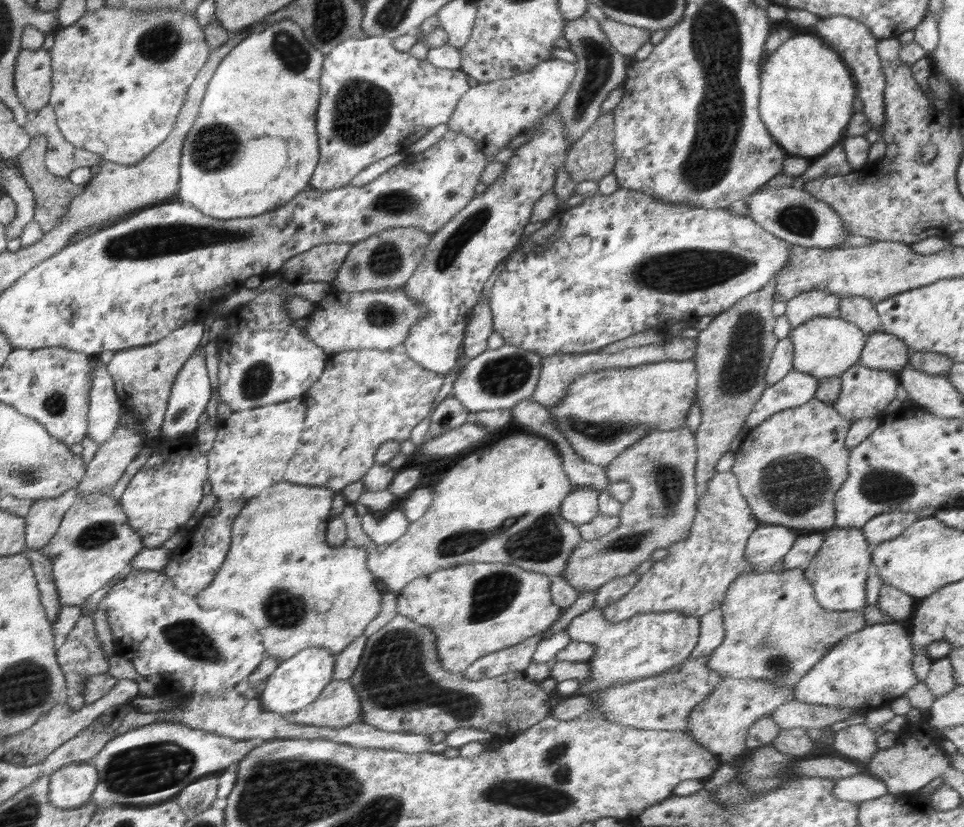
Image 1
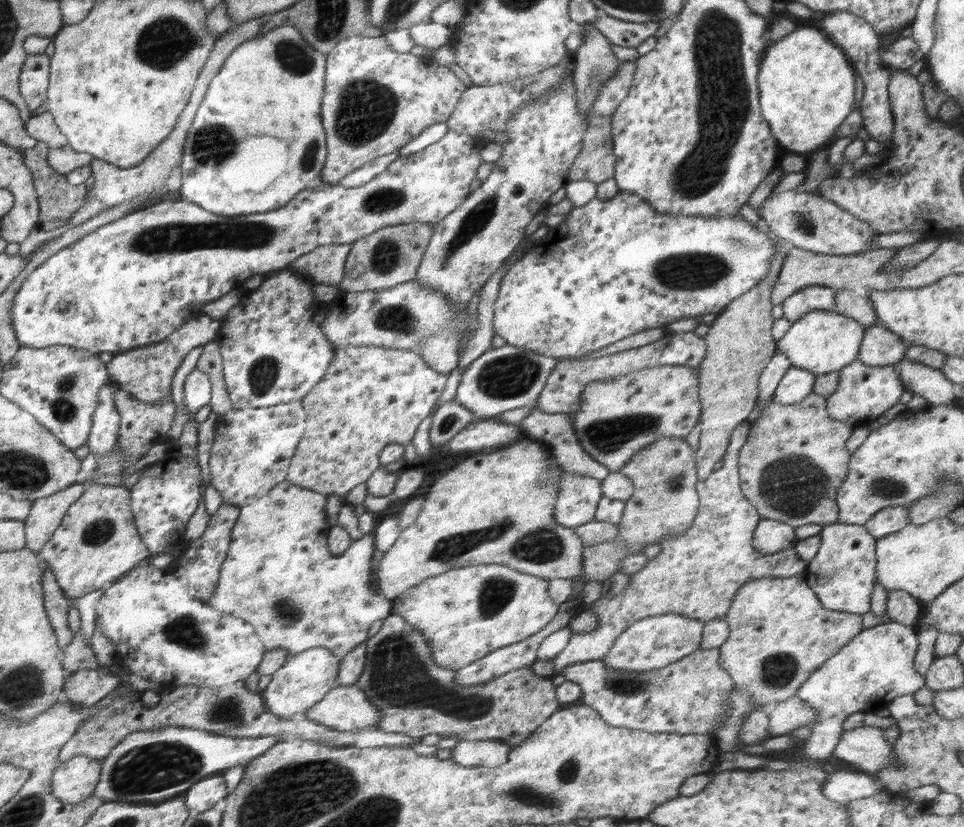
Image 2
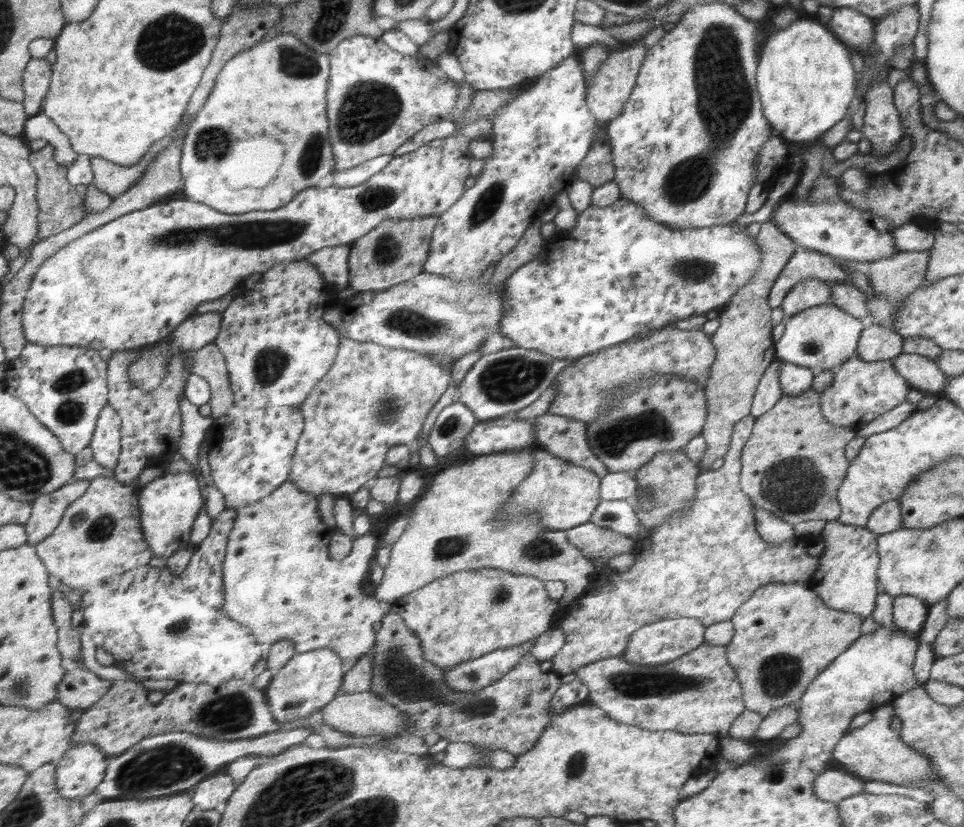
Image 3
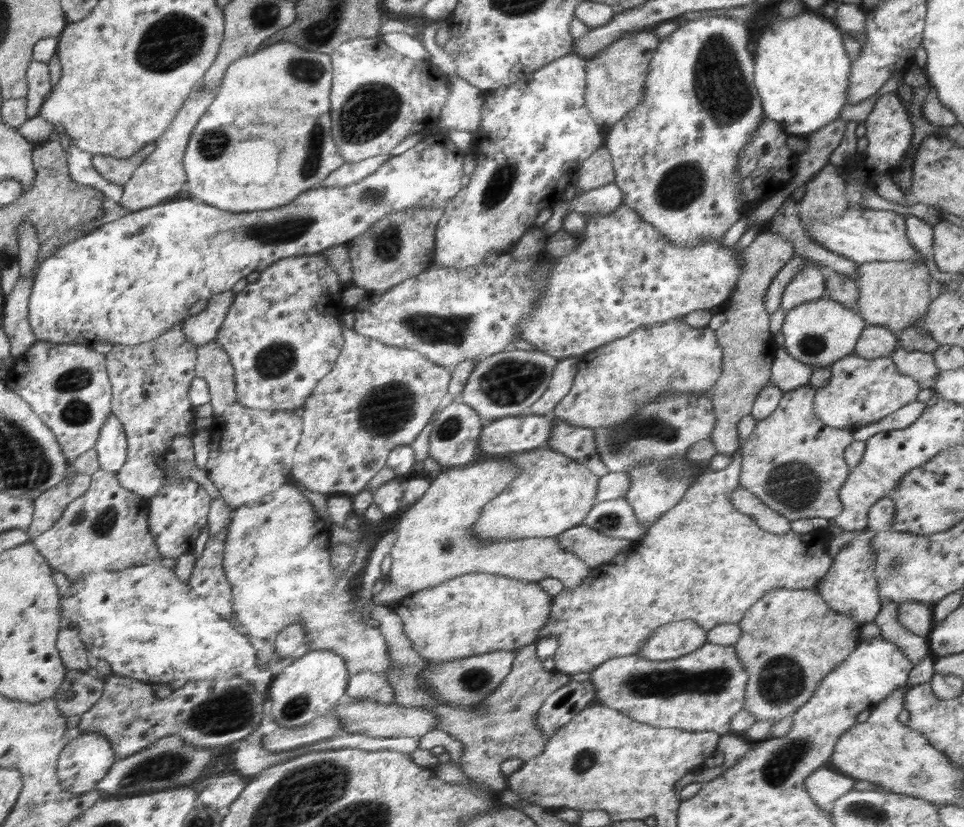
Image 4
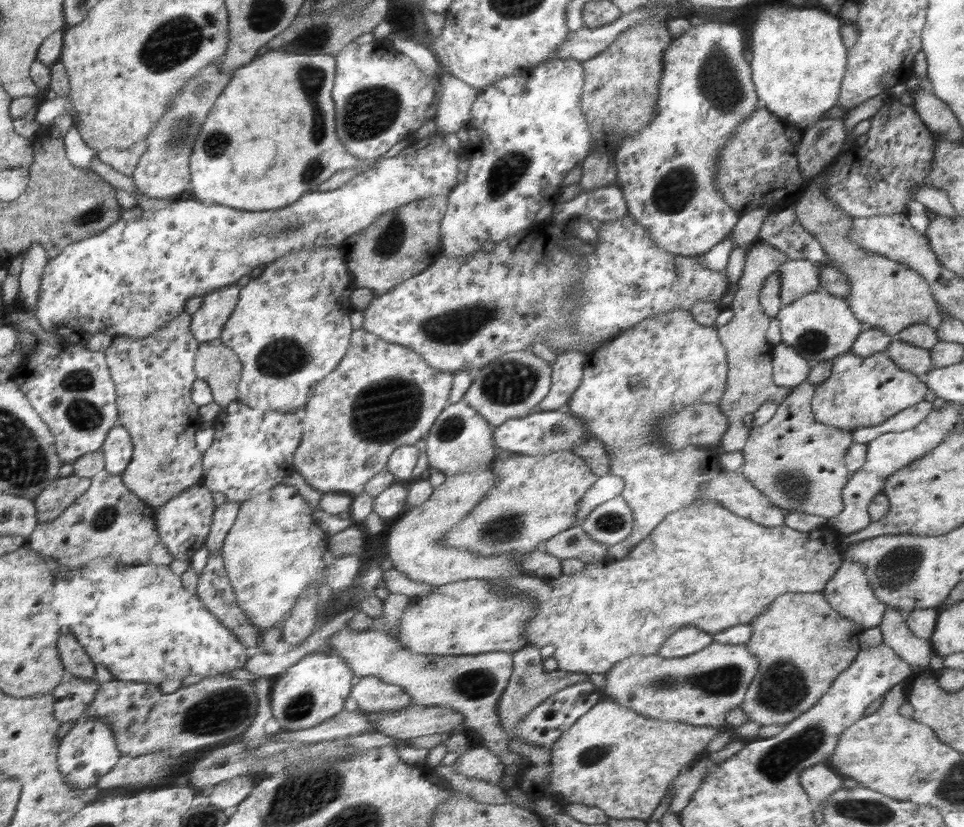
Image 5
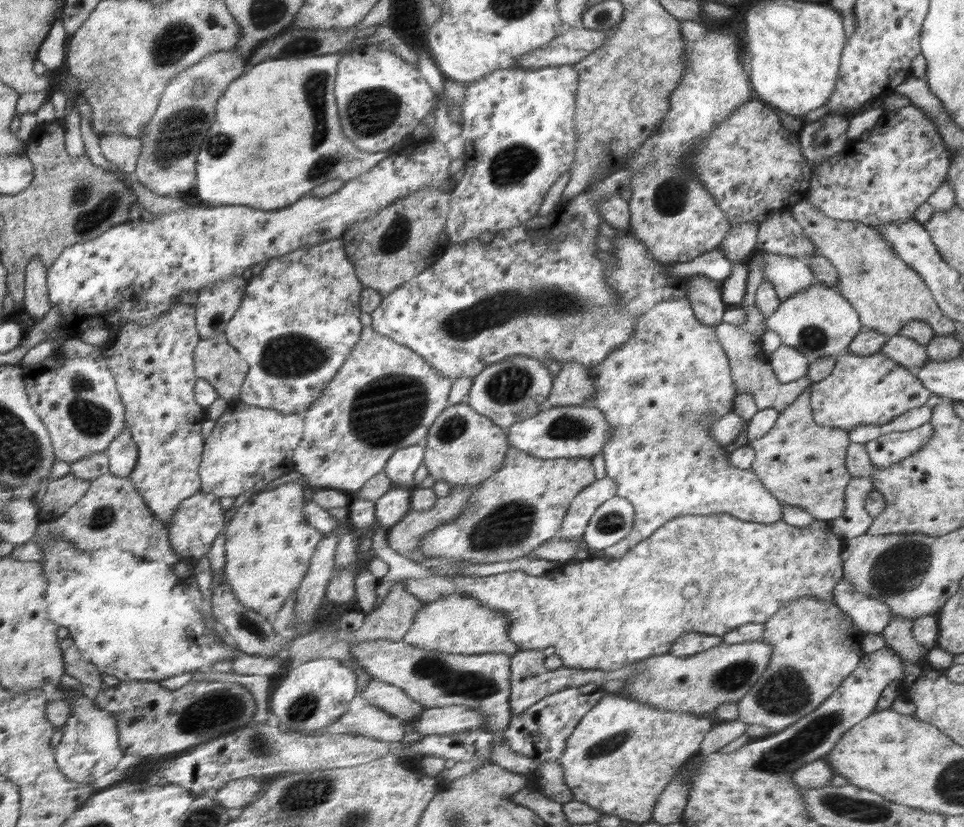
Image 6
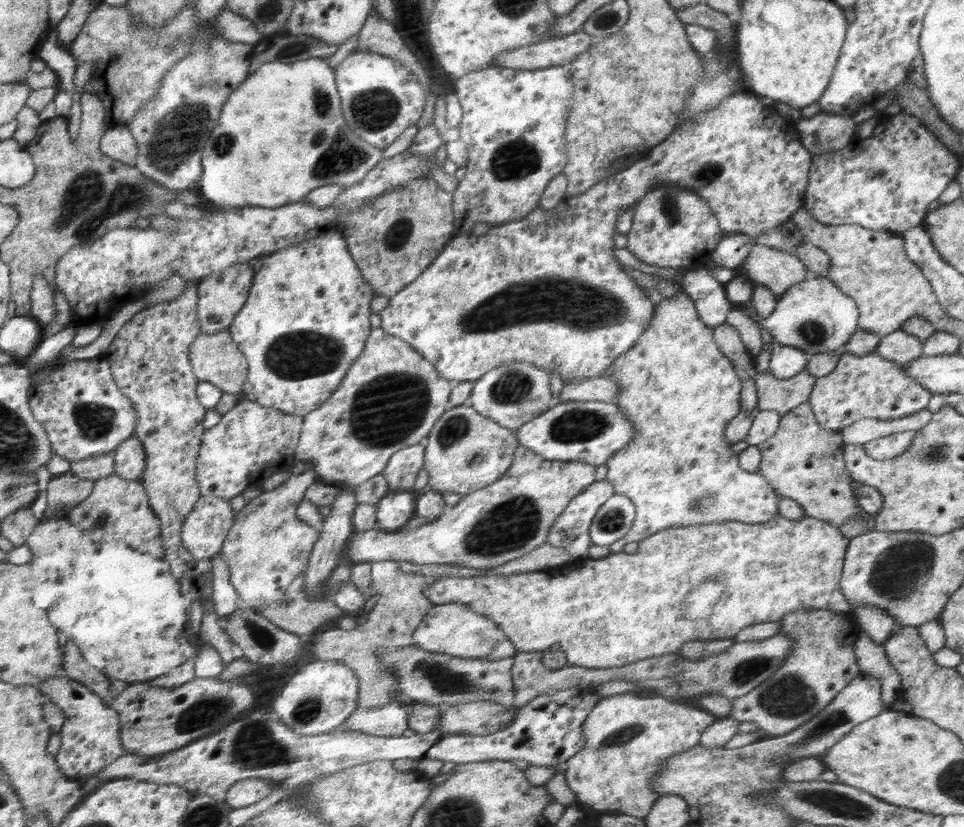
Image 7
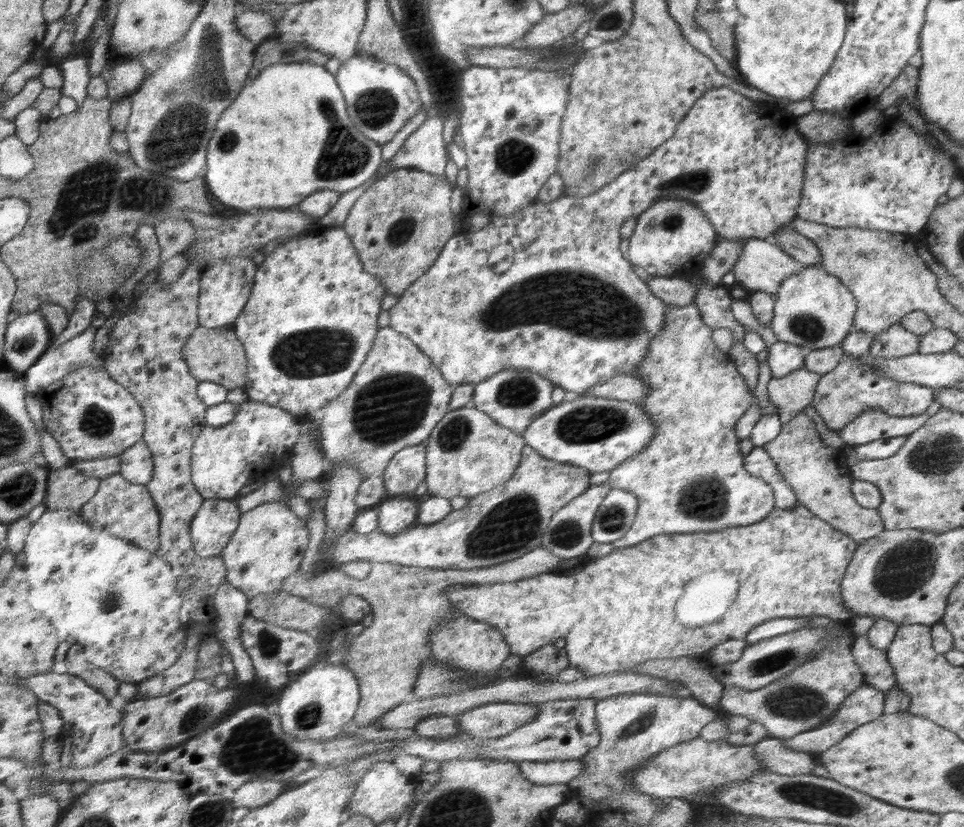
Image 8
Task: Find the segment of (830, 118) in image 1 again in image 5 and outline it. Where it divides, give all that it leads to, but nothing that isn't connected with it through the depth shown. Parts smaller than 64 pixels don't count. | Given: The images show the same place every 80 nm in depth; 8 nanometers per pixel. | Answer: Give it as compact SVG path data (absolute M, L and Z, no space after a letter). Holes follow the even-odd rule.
M772 4L758 10L752 26L753 59L749 62L752 72L751 80L762 100L761 106L769 110L786 126L792 126L804 132L805 129L824 120L824 114L837 105L842 78L846 73L848 49L842 42L840 28L843 22L836 15L830 15L825 8L788 7Z

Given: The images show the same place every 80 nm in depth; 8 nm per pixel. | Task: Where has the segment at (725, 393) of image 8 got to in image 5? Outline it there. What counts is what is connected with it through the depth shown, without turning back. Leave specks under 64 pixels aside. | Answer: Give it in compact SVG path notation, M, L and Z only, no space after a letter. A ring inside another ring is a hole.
M679 308L678 310L671 310L664 314L657 314L652 318L646 318L644 321L640 321L637 325L625 330L623 334L620 334L618 337L615 337L612 341L608 342L608 344L602 345L600 349L596 350L596 352L585 355L585 357L586 360L584 361L583 375L580 384L573 392L571 399L567 402L567 406L564 406L564 409L569 410L572 415L578 416L578 419L584 420L586 427L590 428L592 435L594 435L598 442L600 442L600 444L605 448L607 456L609 457L609 473L612 474L612 476L622 478L624 489L620 494L627 500L627 503L631 506L633 512L633 529L631 535L622 540L622 542L610 546L607 560L613 561L627 558L636 546L644 541L645 538L661 524L666 516L688 506L694 501L714 501L715 503L722 505L725 509L730 510L730 512L733 512L742 518L747 518L756 524L761 524L762 526L785 525L786 513L784 510L774 506L766 496L762 495L762 492L754 489L754 486L746 481L746 474L742 474L739 470L723 470L719 465L720 455L707 450L707 447L710 446L688 445L680 451L672 451L672 449L666 445L666 440L662 438L662 419L669 417L670 414L674 416L674 414L678 414L680 409L693 405L694 403L708 403L718 406L721 401L721 396L724 392L727 379L728 363L726 349L718 338L716 326L702 326L693 319L690 310L682 310Z

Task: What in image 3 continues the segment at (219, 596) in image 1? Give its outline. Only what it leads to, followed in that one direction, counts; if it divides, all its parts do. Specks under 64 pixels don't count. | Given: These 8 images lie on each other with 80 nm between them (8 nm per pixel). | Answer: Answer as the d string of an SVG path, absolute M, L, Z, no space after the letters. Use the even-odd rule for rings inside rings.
M286 482L269 497L253 505L237 509L237 515L230 531L223 563L224 604L221 610L230 618L250 627L257 641L267 649L275 642L291 640L296 654L321 648L337 651L352 669L358 660L368 655L371 658L376 648L376 634L372 625L390 613L391 603L379 601L364 592L362 582L368 576L368 569L376 559L379 540L369 532L353 539L353 552L344 560L328 556L328 542L331 528L318 516L318 498L306 493L297 484Z

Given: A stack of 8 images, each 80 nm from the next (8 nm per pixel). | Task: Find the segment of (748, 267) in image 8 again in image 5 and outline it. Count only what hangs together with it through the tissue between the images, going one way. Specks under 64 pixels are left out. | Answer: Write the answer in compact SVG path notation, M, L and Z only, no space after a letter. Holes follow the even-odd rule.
M792 260L783 262L777 272L781 278L781 306L802 298L819 289L820 267L808 260Z

